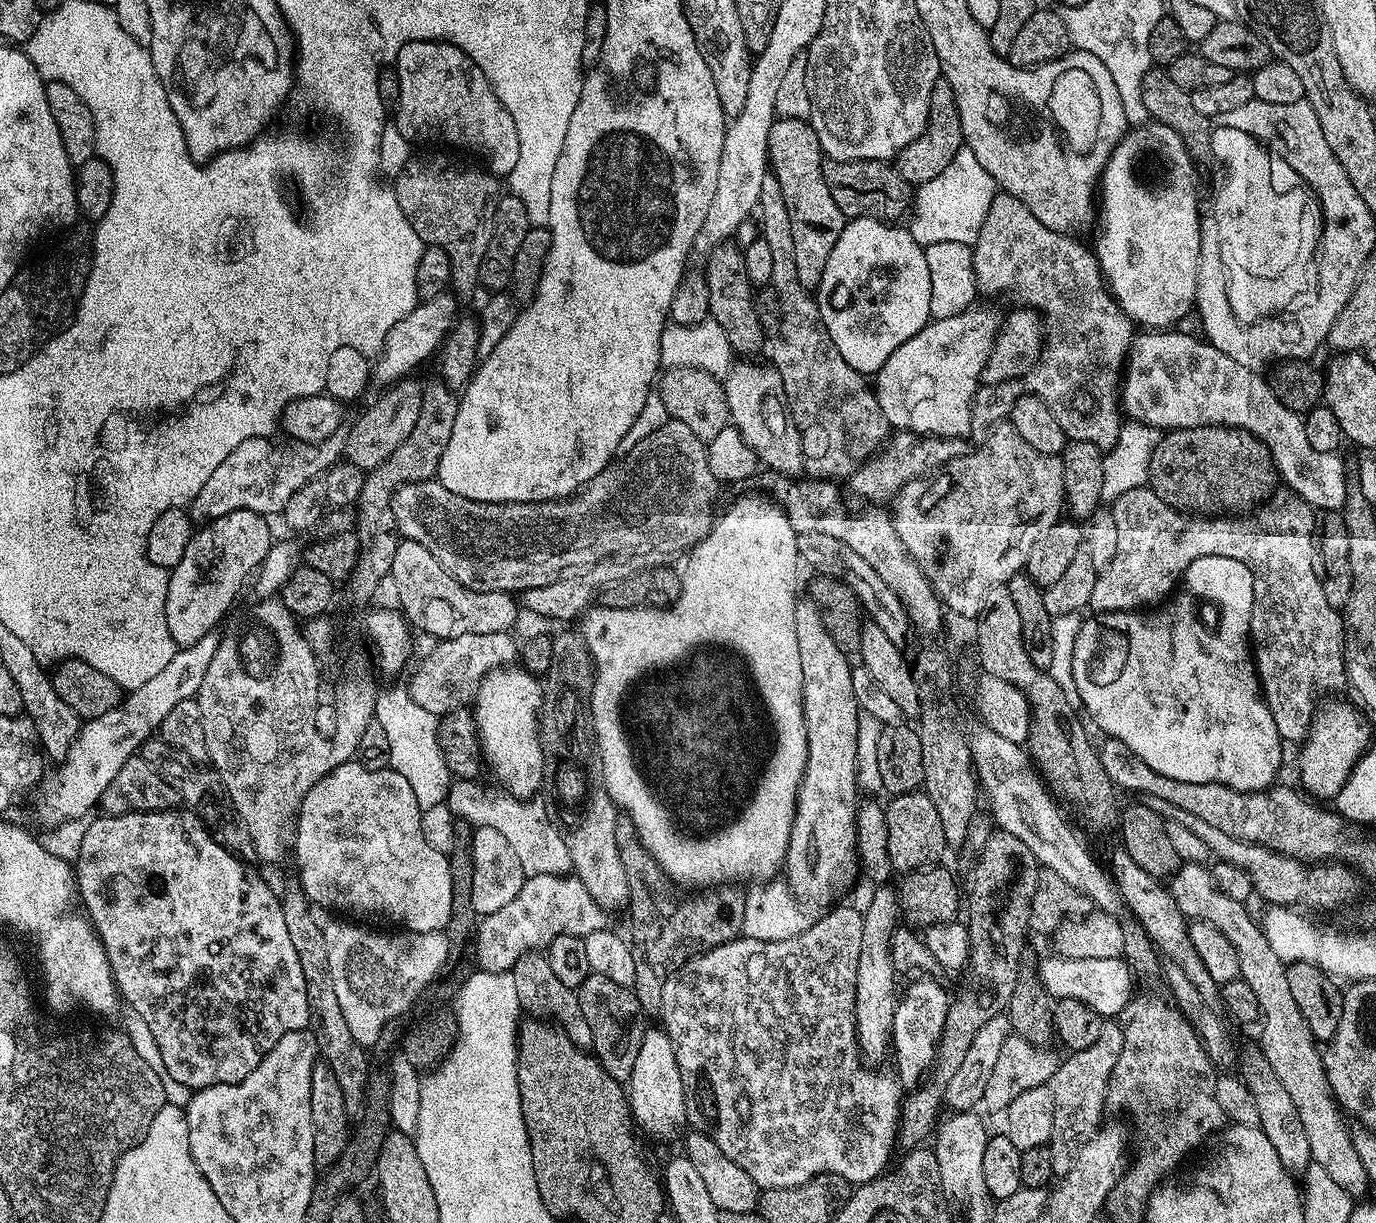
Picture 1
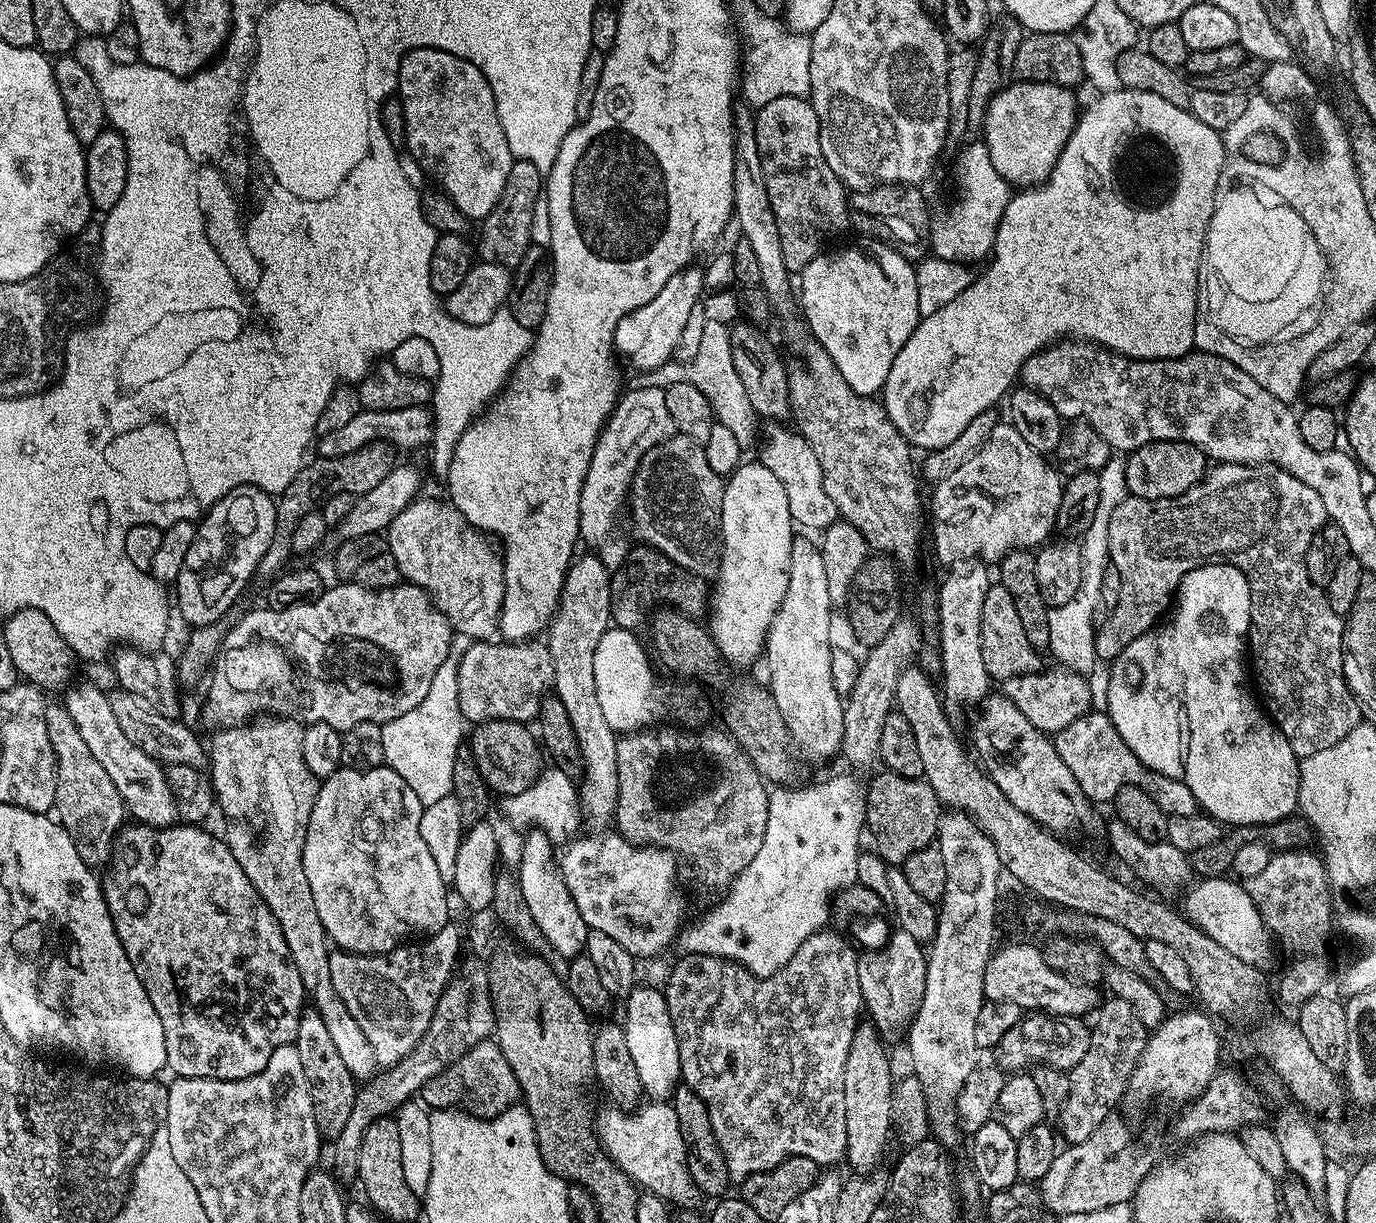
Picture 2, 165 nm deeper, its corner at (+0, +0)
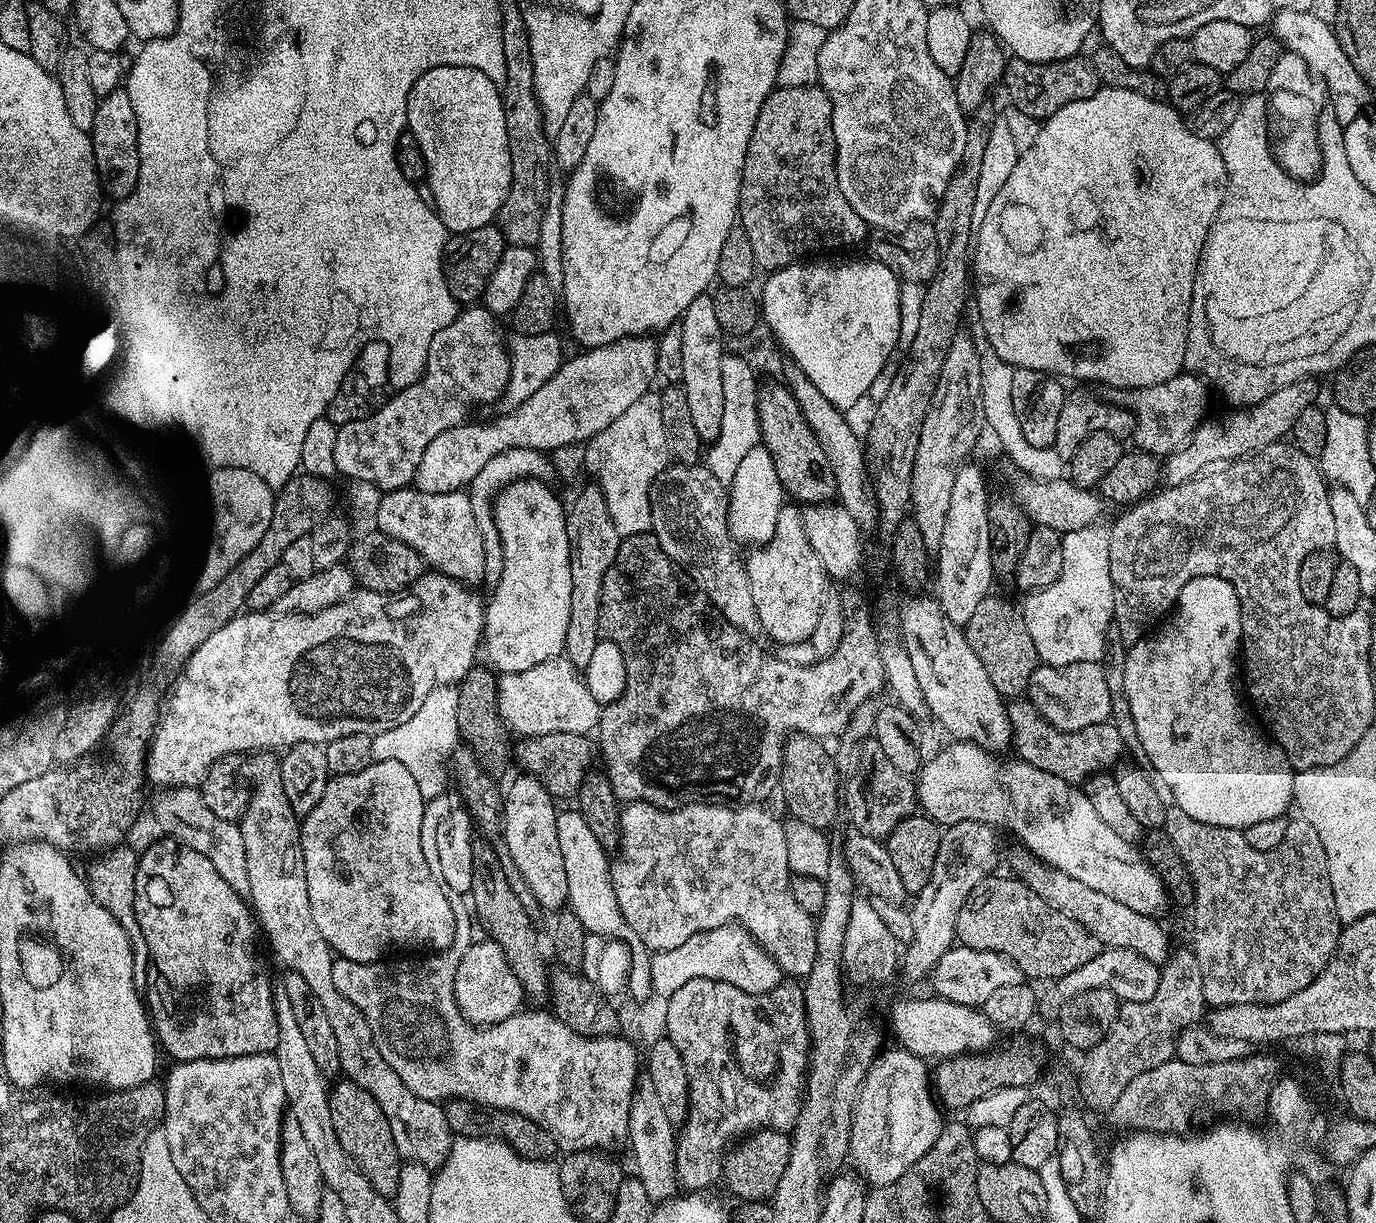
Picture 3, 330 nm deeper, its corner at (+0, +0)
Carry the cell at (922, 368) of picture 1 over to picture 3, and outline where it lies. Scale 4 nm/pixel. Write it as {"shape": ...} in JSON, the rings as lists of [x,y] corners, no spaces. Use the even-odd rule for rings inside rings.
{"shape":[[[1100,87],[1090,98],[1082,98],[1082,102],[1070,102],[1070,106],[1062,106],[1053,116],[1039,125],[1036,137],[1032,140],[1029,148],[1025,147],[1021,151],[1018,162],[1014,170],[1010,173],[1010,178],[1006,178],[1006,183],[998,194],[994,194],[994,202],[979,217],[978,227],[974,232],[974,247],[970,257],[970,276],[974,281],[974,304],[980,308],[996,308],[996,313],[992,316],[991,339],[996,345],[998,358],[1002,358],[1013,368],[1029,368],[1046,372],[1049,376],[1065,378],[1064,376],[1073,376],[1076,380],[1101,380],[1104,384],[1109,384],[1112,390],[1127,390],[1130,388],[1145,388],[1154,386],[1158,382],[1166,382],[1170,378],[1180,375],[1184,368],[1184,355],[1186,354],[1186,334],[1188,333],[1188,315],[1190,314],[1191,296],[1196,294],[1194,290],[1195,274],[1198,270],[1199,258],[1204,253],[1204,244],[1208,241],[1208,236],[1212,232],[1212,224],[1215,222],[1219,207],[1222,206],[1225,184],[1228,181],[1228,171],[1222,162],[1222,154],[1219,147],[1209,137],[1199,136],[1193,132],[1189,121],[1181,113],[1172,107],[1171,103],[1165,102],[1160,98],[1143,96],[1140,92],[1126,90],[1125,88],[1106,88]],[[1079,344],[1100,344],[1100,360],[1084,360],[1080,352],[1071,352],[1071,348],[1076,348]]]}

